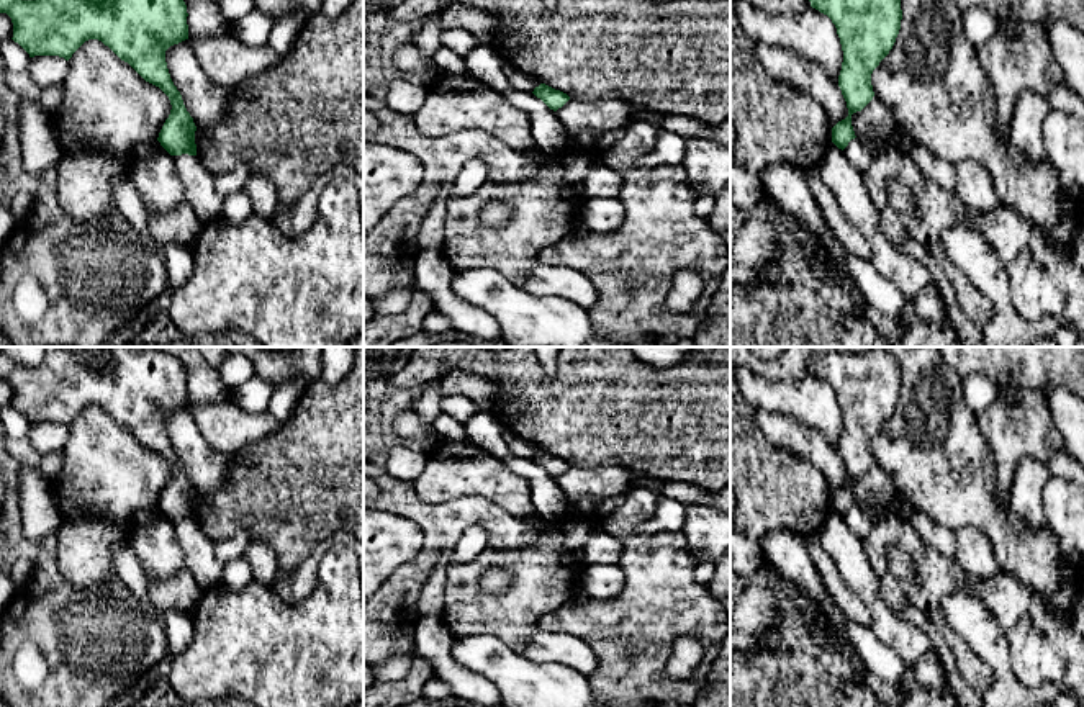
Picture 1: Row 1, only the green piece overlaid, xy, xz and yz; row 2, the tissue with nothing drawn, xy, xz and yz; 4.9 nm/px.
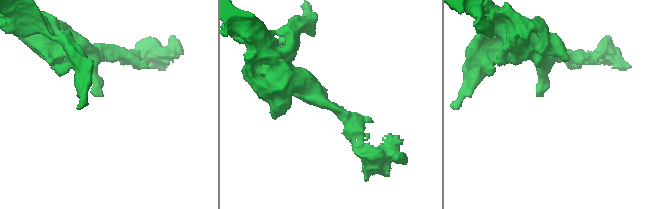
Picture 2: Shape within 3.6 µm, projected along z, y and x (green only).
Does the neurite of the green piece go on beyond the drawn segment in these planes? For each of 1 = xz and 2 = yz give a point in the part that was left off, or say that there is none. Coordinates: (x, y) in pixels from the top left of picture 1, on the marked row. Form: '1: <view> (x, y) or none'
1: none
2: none

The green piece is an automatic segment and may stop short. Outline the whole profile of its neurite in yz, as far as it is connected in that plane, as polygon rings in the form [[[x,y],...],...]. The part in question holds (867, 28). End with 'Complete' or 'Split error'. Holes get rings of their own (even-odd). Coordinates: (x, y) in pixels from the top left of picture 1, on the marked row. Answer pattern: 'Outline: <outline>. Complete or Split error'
Outline: [[[809,0],[837,28],[843,62],[838,87],[848,116],[832,128],[832,142],[845,149],[855,131],[851,115],[861,111],[874,97],[871,74],[892,49],[901,29],[901,0]]]. Complete

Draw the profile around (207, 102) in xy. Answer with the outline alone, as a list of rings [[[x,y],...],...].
[[[188,39],[165,51],[170,79],[198,129],[210,129],[228,116],[231,92],[215,83],[195,57]]]

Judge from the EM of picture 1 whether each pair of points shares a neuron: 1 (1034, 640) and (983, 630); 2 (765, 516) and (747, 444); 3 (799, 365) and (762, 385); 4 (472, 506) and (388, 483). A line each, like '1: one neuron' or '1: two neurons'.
1: two neurons
2: one neuron
3: two neurons
4: one neuron

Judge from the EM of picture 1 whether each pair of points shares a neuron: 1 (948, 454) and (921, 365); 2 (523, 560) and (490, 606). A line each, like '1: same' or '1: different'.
1: same
2: same

